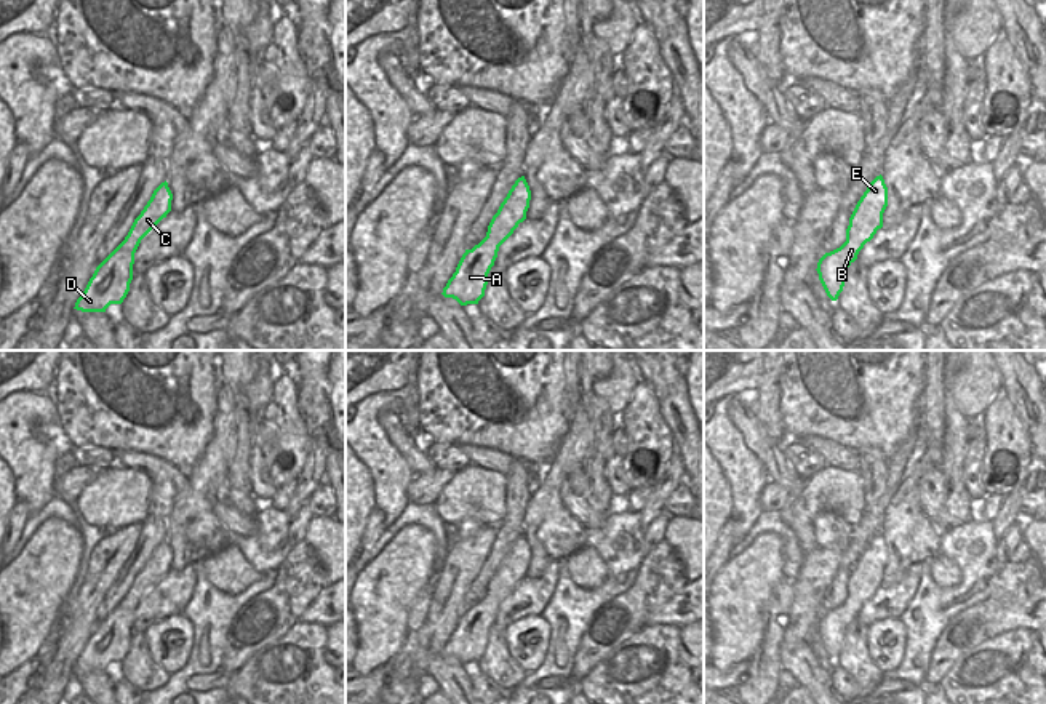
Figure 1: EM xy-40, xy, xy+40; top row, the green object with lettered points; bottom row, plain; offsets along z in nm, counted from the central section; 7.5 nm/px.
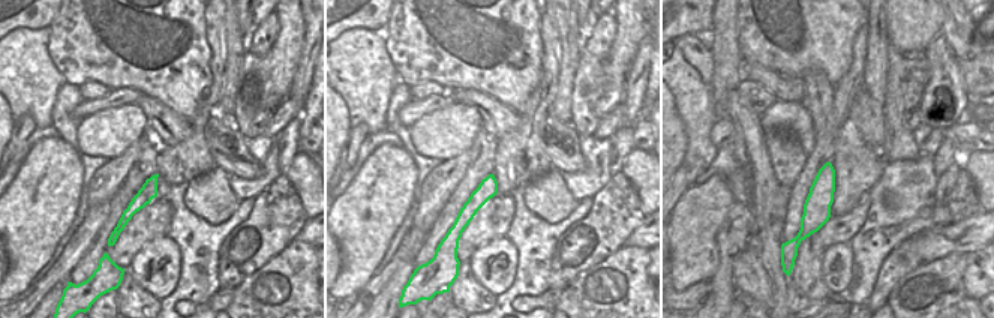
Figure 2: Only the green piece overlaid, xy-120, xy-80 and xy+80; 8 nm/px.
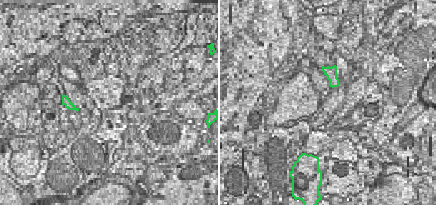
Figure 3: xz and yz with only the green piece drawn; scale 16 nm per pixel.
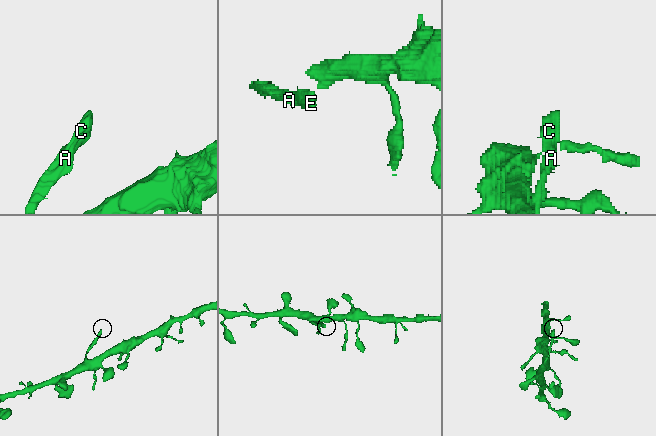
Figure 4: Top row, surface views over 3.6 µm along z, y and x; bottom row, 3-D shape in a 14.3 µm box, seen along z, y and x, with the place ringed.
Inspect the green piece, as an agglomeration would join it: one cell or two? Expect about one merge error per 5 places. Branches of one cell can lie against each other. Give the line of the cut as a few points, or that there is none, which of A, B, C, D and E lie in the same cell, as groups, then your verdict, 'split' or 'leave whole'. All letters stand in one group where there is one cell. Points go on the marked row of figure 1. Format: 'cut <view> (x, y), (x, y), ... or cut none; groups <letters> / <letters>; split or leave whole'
cut none; groups A B C D E; leave whole

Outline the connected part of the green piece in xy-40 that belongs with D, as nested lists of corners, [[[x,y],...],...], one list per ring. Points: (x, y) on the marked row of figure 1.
[[[165,181],[154,190],[125,240],[96,267],[74,309],[106,312],[110,304],[123,302],[133,280],[134,253],[141,240],[171,211],[171,200],[173,194]]]

